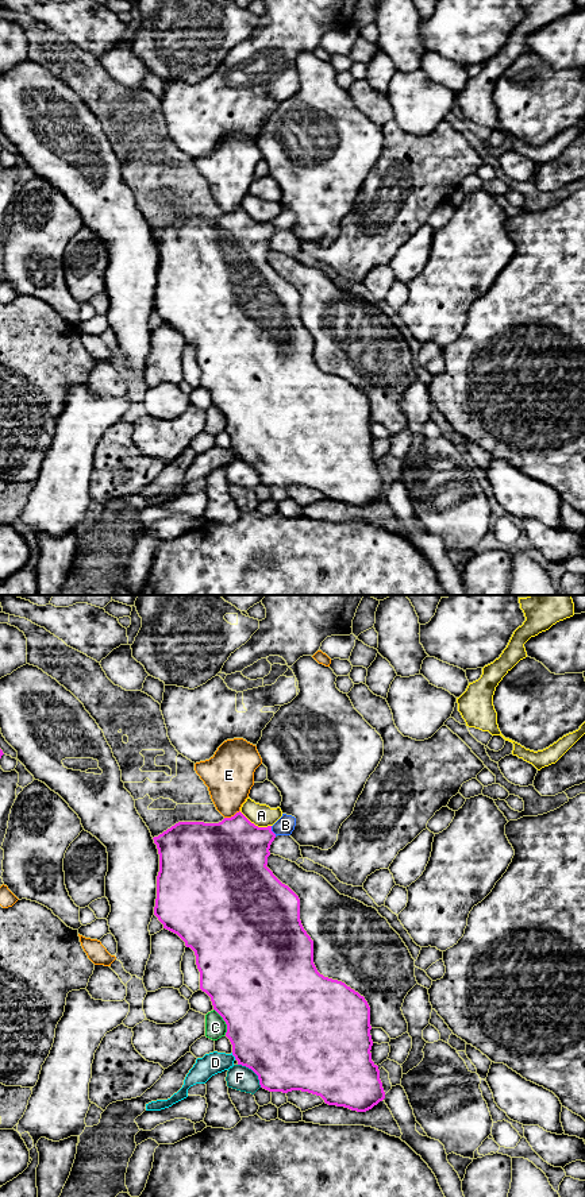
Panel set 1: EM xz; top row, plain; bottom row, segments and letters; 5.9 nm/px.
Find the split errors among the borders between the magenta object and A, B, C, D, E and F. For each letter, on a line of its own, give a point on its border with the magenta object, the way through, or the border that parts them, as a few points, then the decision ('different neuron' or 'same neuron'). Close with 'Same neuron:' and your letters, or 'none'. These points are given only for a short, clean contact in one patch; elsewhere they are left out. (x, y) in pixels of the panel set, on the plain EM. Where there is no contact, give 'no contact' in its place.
A: meets magenta in xz at (254, 220); different neuron
B: meets magenta in xz at (272, 227); runs through xz (235, 247), (272, 227), (285, 220); same neuron
C: meets magenta in xz at (224, 416); different neuron
D: meets magenta in xz at (233, 450); different neuron
E: meets magenta in xz at (231, 212); different neuron
F: meets magenta in xz at (253, 466); different neuron
Same neuron: B

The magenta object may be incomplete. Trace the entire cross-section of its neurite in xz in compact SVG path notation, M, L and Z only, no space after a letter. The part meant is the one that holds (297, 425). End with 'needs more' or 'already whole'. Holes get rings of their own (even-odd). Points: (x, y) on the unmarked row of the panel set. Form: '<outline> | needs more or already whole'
M240 206L231 213L224 213L219 219L178 217L158 232L154 232L159 250L159 267L157 271L157 294L154 310L163 320L163 324L177 329L186 343L196 351L196 360L200 367L200 385L212 397L213 405L227 420L226 432L232 440L232 451L238 460L251 464L259 475L261 483L269 487L288 489L292 486L308 487L320 491L326 499L345 502L357 507L366 507L385 494L378 462L372 456L370 430L370 402L363 391L347 382L345 378L324 372L313 359L313 336L304 325L300 316L300 294L285 279L282 279L266 262L270 251L270 240L277 231L290 231L296 221L296 213L282 209L282 212L268 223L258 223L251 219Z | needs more

